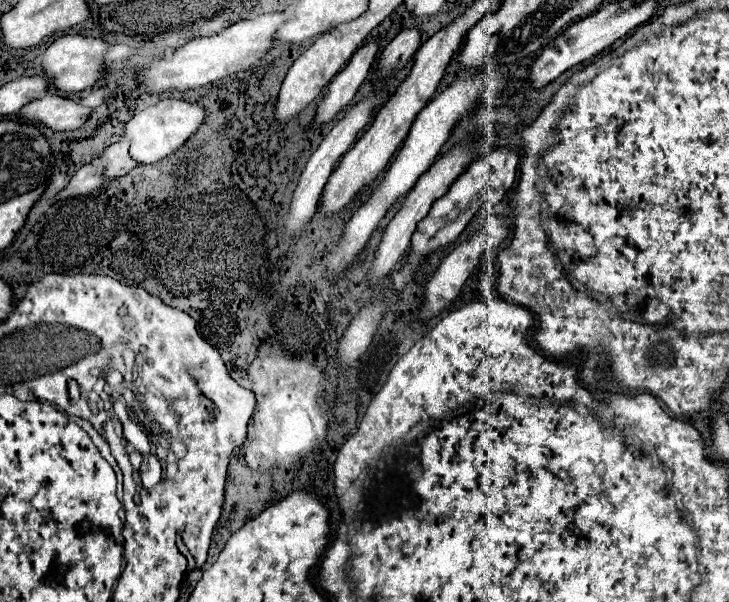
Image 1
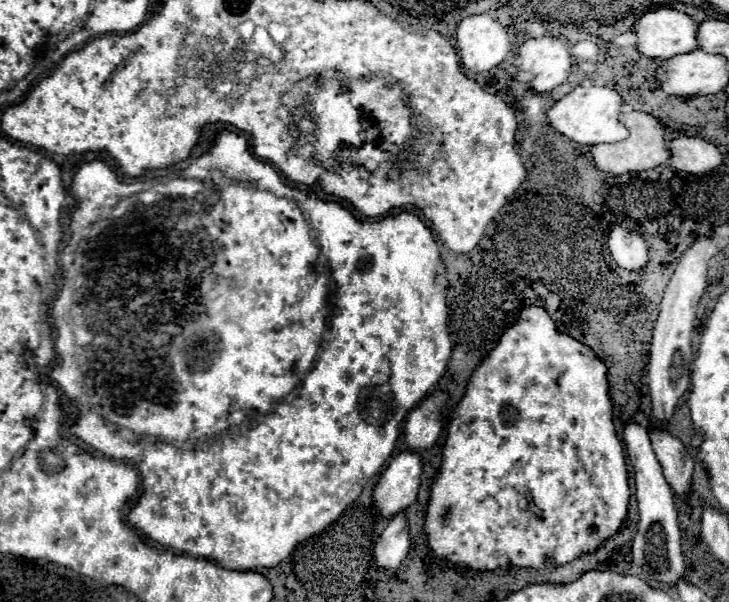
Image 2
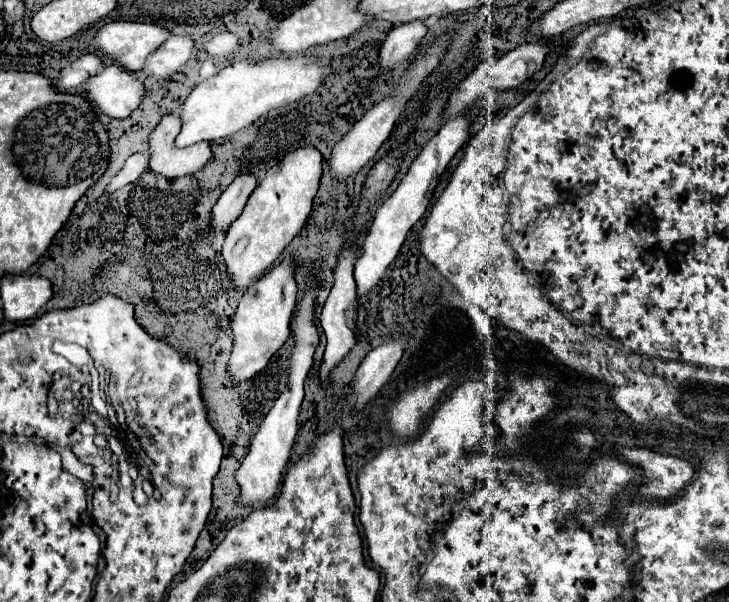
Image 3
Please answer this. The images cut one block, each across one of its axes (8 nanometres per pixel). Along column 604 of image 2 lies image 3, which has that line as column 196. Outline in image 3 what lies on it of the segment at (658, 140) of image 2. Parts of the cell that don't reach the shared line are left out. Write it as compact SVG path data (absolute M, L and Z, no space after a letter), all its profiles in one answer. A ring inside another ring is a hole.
M168 114L150 134L150 170L164 174L166 178L190 176L202 170L210 160L212 152L182 152L174 146L176 136L180 134L182 118Z

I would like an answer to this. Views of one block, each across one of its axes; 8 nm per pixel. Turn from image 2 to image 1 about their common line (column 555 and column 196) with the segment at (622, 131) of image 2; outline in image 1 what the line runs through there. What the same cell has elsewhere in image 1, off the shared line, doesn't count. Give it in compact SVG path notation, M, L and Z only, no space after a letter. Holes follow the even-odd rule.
M160 100L138 112L126 126L124 136L130 142L130 156L138 164L154 164L168 154L172 154L178 146L182 146L204 122L204 108L200 104L184 102L184 100Z

